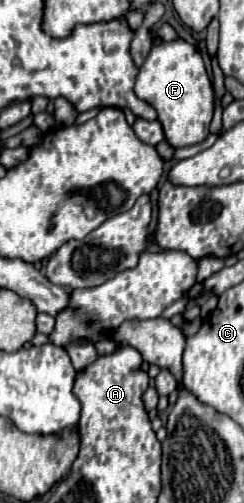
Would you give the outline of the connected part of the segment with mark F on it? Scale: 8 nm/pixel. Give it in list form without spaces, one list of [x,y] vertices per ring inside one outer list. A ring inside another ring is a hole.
[[[182,39],[170,43],[162,41],[160,45],[154,45],[144,65],[140,67],[134,91],[140,99],[150,103],[158,111],[158,121],[164,127],[164,137],[170,147],[190,147],[202,143],[210,135],[214,89],[206,71],[206,63],[194,45]]]

